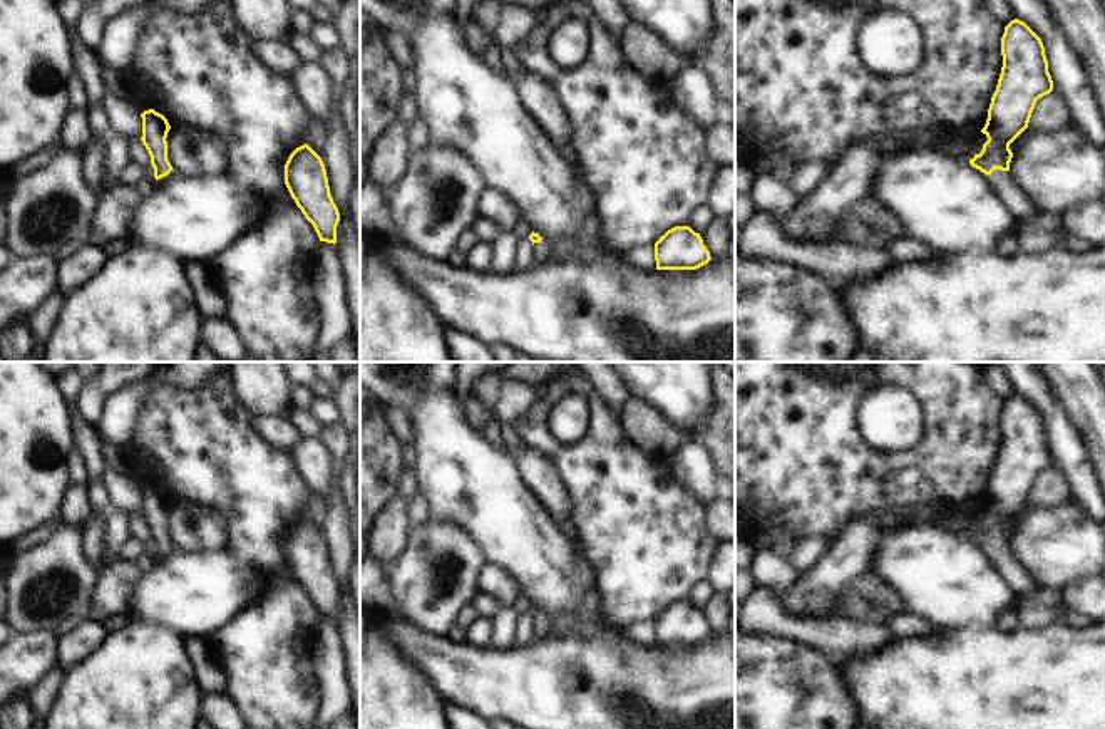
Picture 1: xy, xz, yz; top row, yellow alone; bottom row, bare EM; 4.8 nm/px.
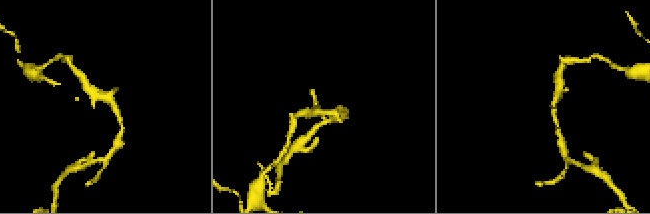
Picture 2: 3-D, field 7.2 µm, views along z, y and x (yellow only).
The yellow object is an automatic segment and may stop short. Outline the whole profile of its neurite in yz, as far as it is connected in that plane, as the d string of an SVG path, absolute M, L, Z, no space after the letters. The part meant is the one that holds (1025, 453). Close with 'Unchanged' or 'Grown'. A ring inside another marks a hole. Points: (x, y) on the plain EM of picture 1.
M1021 396L1005 402L1003 442L981 508L988 513L969 540L988 551L1016 597L1035 600L1038 582L1010 550L1010 520L1028 503L1040 473L1053 466L1041 414Z. Grown

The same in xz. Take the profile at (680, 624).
M675 602L655 618L656 645L696 645L712 632L700 608L690 602Z. Unchanged

